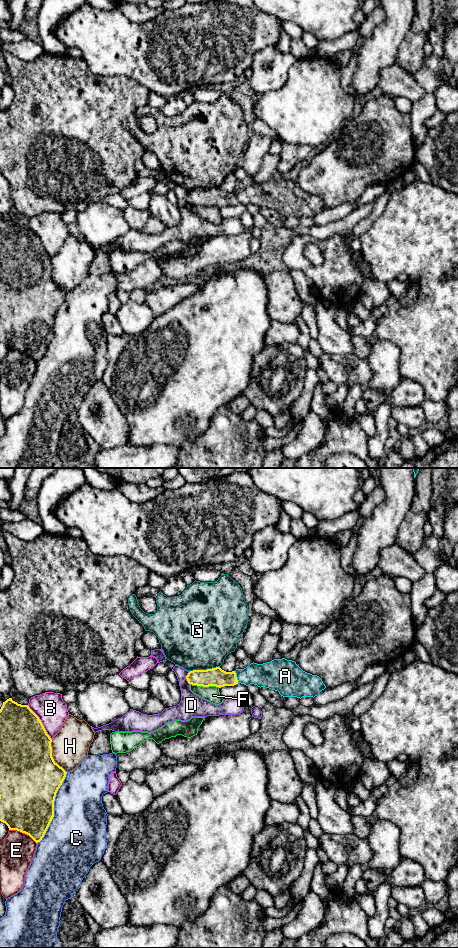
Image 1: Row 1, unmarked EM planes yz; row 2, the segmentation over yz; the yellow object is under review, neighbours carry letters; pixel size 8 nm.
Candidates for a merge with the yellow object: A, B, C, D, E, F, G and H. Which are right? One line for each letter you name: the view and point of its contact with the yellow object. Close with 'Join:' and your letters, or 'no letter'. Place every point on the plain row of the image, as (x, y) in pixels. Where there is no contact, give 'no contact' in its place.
A: contact yz (236, 197)
Join: A

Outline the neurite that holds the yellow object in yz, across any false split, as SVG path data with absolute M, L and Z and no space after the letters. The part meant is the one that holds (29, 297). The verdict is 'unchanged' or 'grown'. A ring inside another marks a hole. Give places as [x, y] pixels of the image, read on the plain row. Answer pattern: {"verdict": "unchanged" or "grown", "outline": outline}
{"verdict": "unchanged", "outline": "M12 218L3 222L0 229L0 341L5 343L9 350L17 350L29 355L36 363L40 362L44 357L53 337L54 337L54 321L56 313L62 305L67 292L60 287L52 277L52 259L47 254L39 237L29 228L28 225L21 225L13 221Z"}

